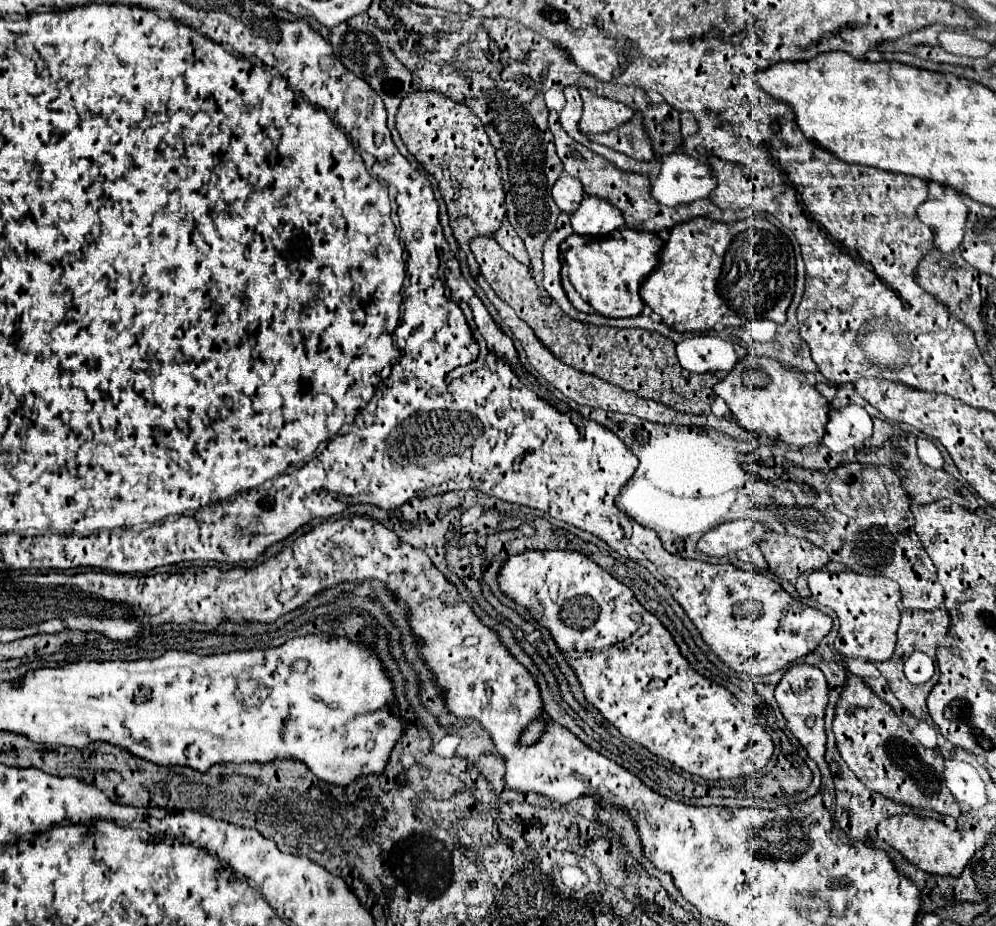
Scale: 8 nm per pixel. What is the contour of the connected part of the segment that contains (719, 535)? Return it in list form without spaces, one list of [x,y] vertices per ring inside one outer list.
[[[734,520],[734,522],[726,522],[720,524],[718,528],[706,532],[700,542],[698,548],[708,554],[708,556],[728,556],[734,554],[738,550],[742,550],[744,546],[750,544],[758,544],[766,534],[766,528],[760,522],[754,520]]]

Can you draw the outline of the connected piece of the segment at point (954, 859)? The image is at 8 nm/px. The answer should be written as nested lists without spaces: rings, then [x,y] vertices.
[[[890,816],[878,824],[878,838],[898,850],[908,862],[928,874],[960,876],[968,860],[974,856],[974,842],[968,832],[952,830],[942,820],[920,816]]]

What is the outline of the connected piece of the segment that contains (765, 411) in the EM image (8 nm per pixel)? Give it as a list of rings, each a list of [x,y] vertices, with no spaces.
[[[750,354],[716,384],[714,392],[728,404],[732,416],[754,434],[764,432],[768,438],[782,440],[798,450],[820,446],[822,442],[830,412],[828,402],[806,382],[804,374],[788,370],[776,360]]]

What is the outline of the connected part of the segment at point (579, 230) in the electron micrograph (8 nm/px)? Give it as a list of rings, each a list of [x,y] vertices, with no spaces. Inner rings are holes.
[[[586,196],[570,220],[574,234],[580,236],[604,236],[624,226],[622,214],[608,202],[594,196]]]

